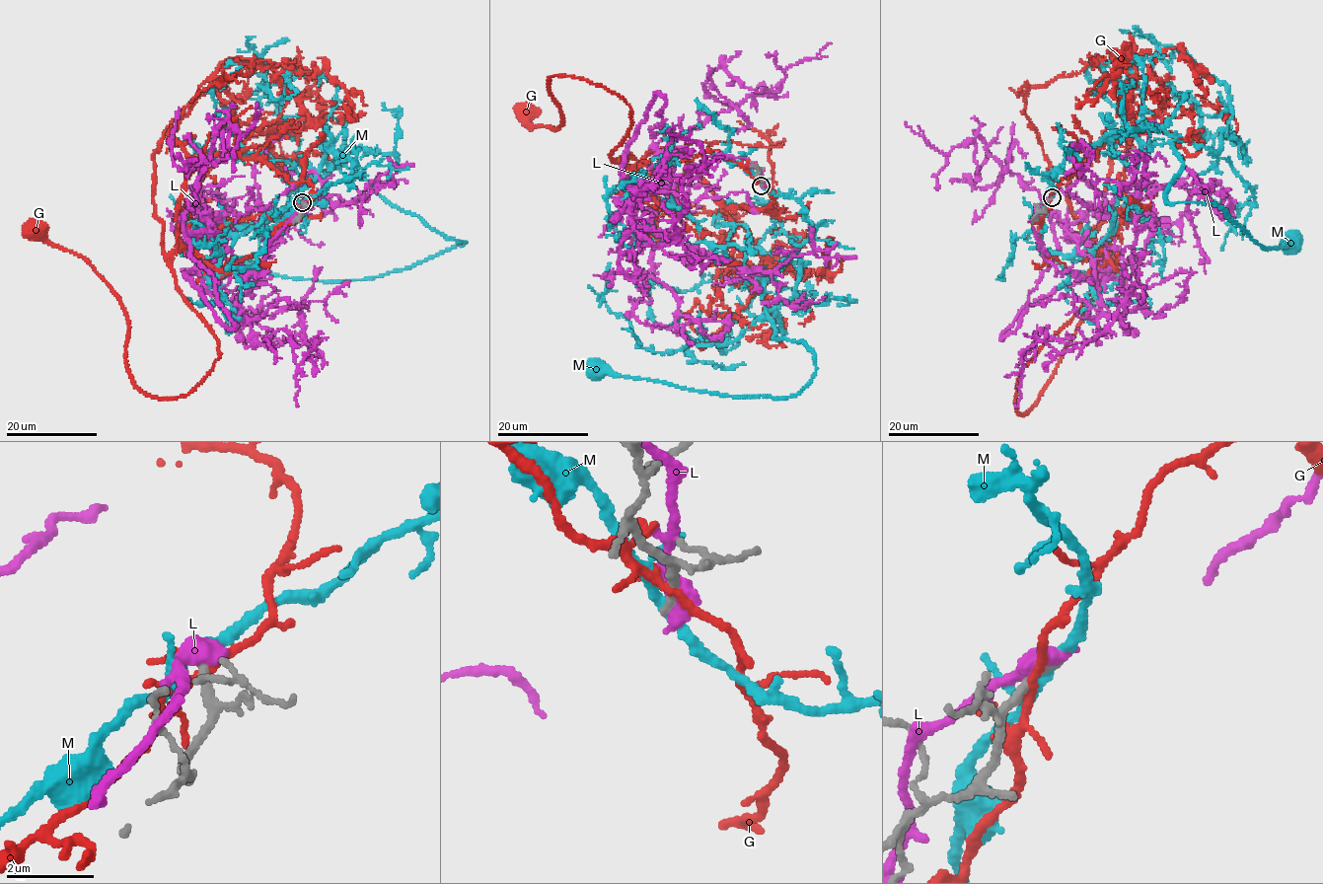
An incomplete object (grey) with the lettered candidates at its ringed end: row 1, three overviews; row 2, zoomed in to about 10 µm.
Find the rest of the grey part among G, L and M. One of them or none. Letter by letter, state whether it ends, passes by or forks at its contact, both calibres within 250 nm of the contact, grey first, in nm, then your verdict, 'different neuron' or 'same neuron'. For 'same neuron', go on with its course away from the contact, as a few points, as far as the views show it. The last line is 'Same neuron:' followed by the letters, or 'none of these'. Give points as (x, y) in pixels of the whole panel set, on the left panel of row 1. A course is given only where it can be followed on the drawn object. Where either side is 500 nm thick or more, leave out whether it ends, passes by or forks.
G: it forks | 240/160 nm | different neuron
L: 200/600 nm | different neuron
M: it forks | 190/170 nm | different neuron
Same neuron: none of these

